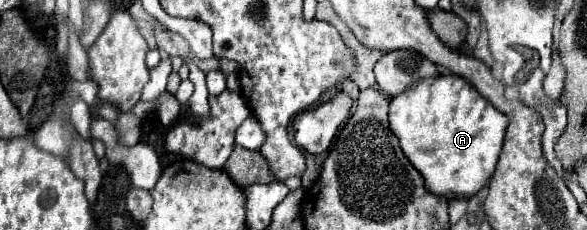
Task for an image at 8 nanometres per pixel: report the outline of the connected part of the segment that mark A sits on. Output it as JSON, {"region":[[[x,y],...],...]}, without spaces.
{"region":[[[439,75],[433,79],[417,81],[415,85],[409,85],[401,95],[397,95],[391,101],[389,125],[393,133],[399,137],[405,157],[421,173],[427,191],[447,199],[465,199],[477,195],[491,181],[509,119],[503,113],[499,113],[499,109],[495,109],[485,97],[481,97],[477,89],[463,77]]]}

